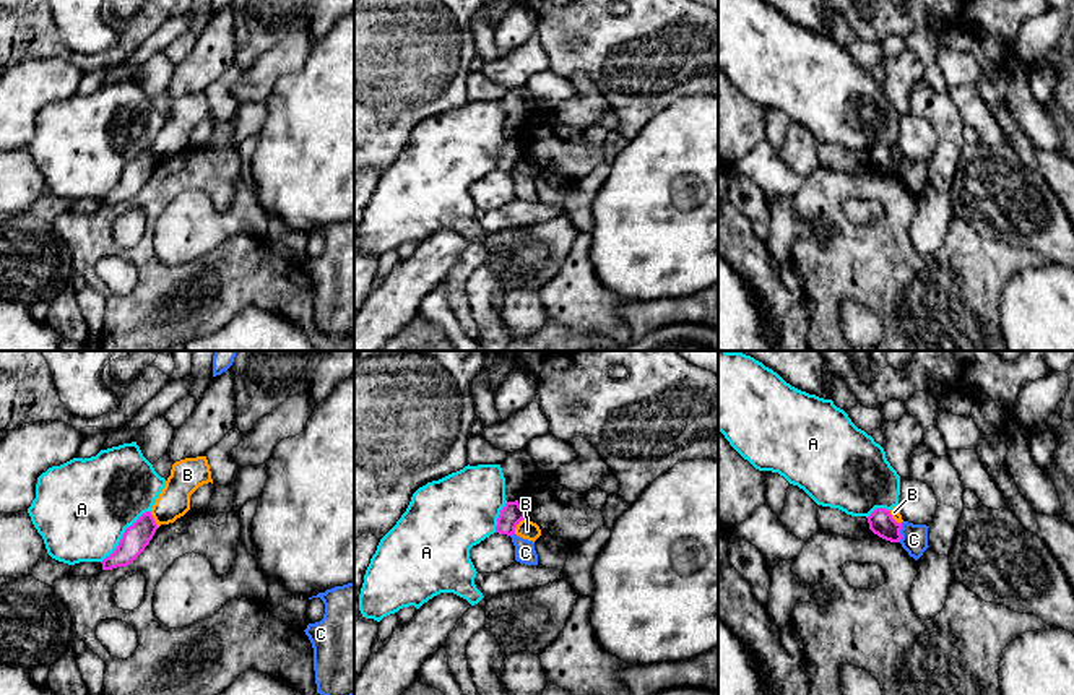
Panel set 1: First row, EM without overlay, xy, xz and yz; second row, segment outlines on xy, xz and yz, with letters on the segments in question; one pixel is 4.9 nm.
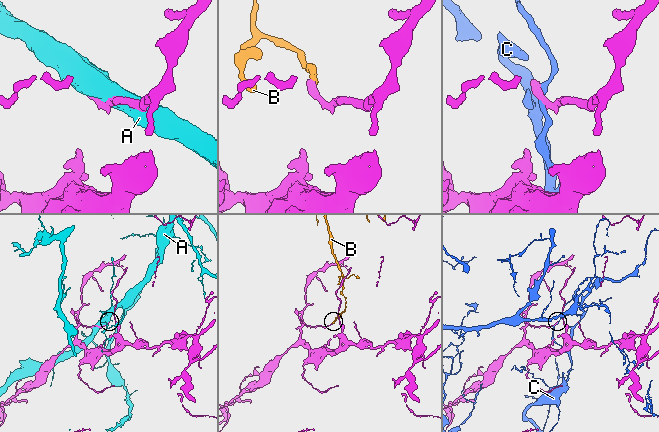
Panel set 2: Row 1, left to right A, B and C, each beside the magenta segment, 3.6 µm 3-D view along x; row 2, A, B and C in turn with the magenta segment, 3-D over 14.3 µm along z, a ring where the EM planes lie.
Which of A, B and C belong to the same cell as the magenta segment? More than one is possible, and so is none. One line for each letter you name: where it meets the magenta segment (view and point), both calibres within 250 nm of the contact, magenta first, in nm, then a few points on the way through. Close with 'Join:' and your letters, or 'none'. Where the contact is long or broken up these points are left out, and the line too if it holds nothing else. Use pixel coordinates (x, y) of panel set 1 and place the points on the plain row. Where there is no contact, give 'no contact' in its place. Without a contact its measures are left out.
Join: none

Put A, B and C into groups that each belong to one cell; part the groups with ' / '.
A / B / C

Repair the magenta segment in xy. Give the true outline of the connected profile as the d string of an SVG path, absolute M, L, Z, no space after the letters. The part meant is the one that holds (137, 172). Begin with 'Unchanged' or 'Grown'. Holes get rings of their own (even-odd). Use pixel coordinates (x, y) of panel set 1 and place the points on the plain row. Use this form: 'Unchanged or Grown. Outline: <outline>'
Unchanged. Outline: M151 148L143 149L132 162L125 166L117 185L101 198L102 206L130 201L149 180L156 166L158 161Z

